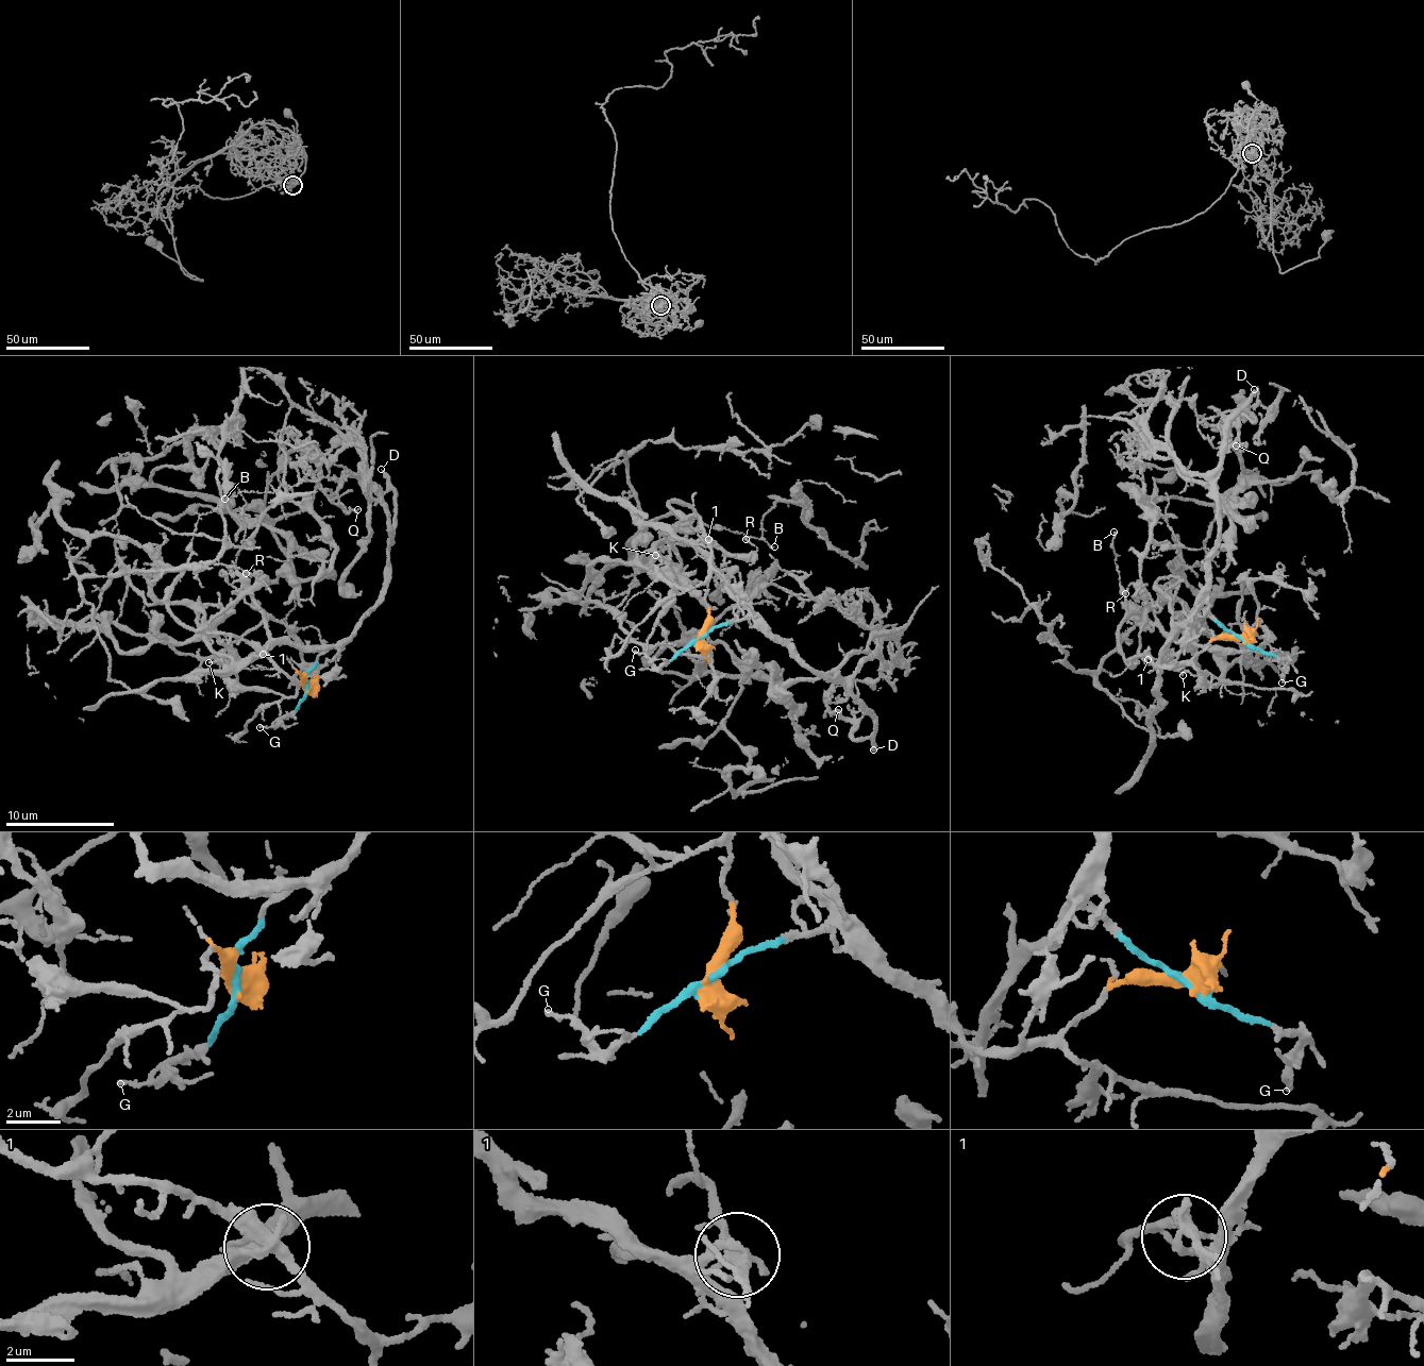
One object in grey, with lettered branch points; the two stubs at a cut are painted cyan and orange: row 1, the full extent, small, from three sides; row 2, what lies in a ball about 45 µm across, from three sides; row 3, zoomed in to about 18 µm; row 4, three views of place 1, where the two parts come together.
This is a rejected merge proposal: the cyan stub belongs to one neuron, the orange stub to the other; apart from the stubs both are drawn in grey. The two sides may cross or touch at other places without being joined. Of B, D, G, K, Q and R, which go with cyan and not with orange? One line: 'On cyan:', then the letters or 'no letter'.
On cyan: D, G, Q

